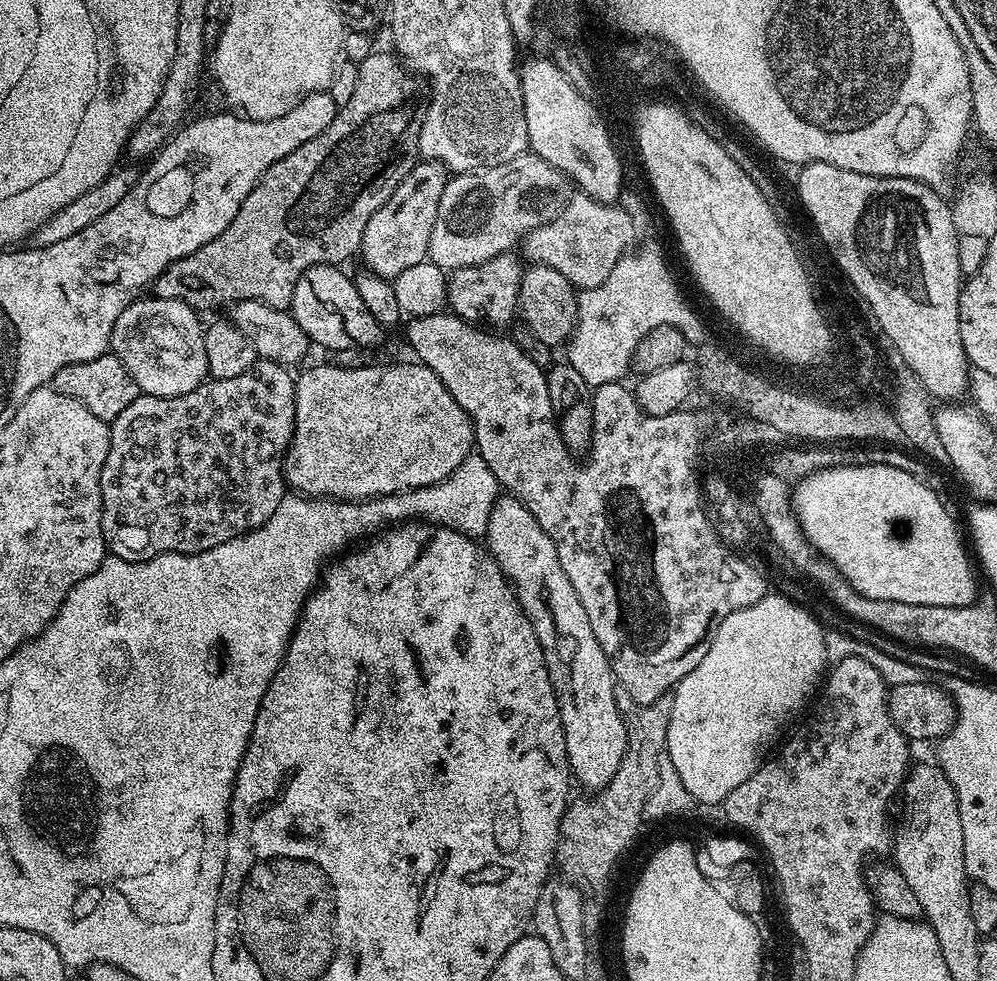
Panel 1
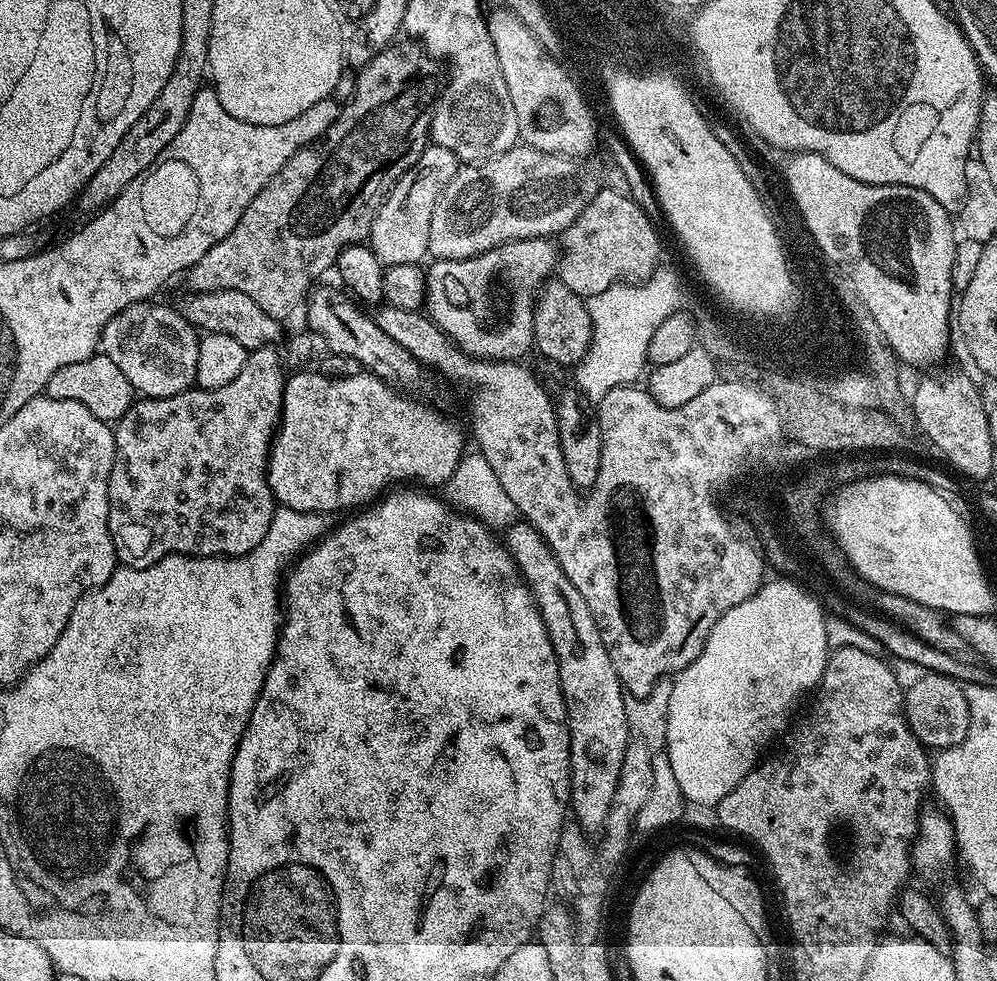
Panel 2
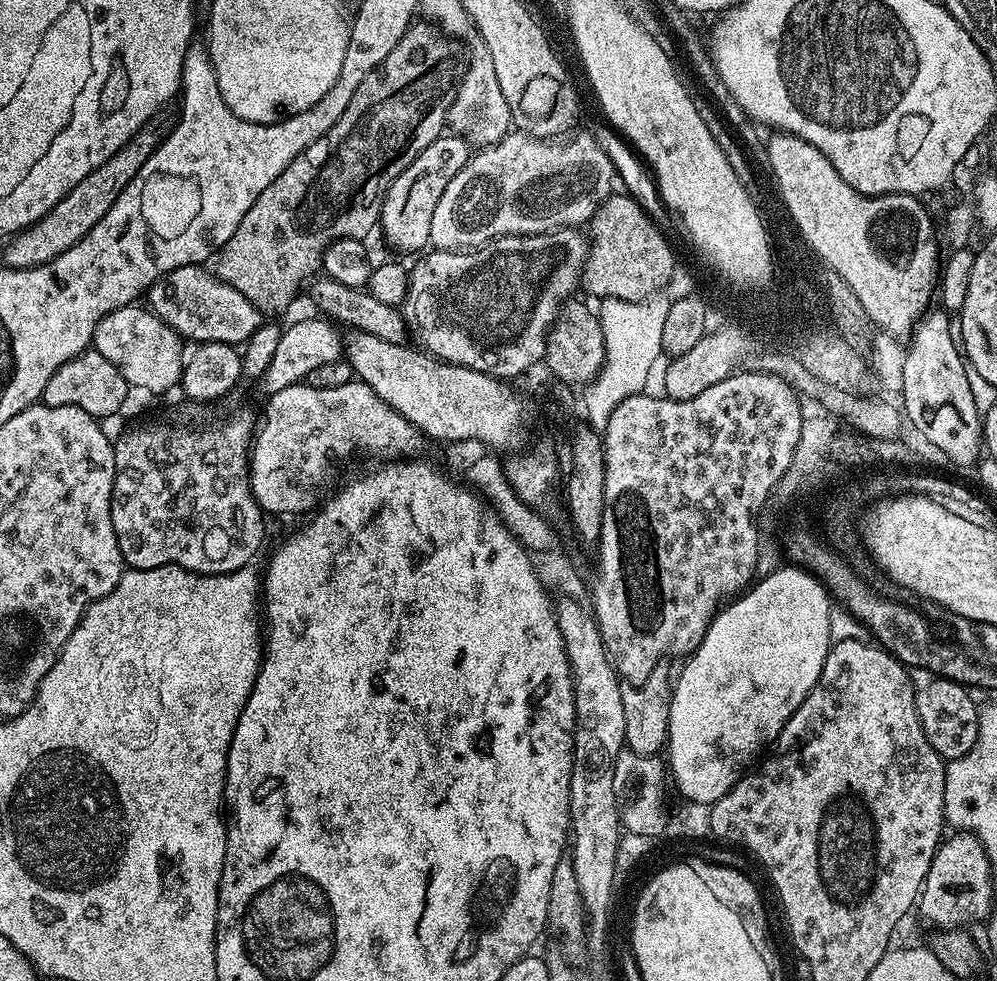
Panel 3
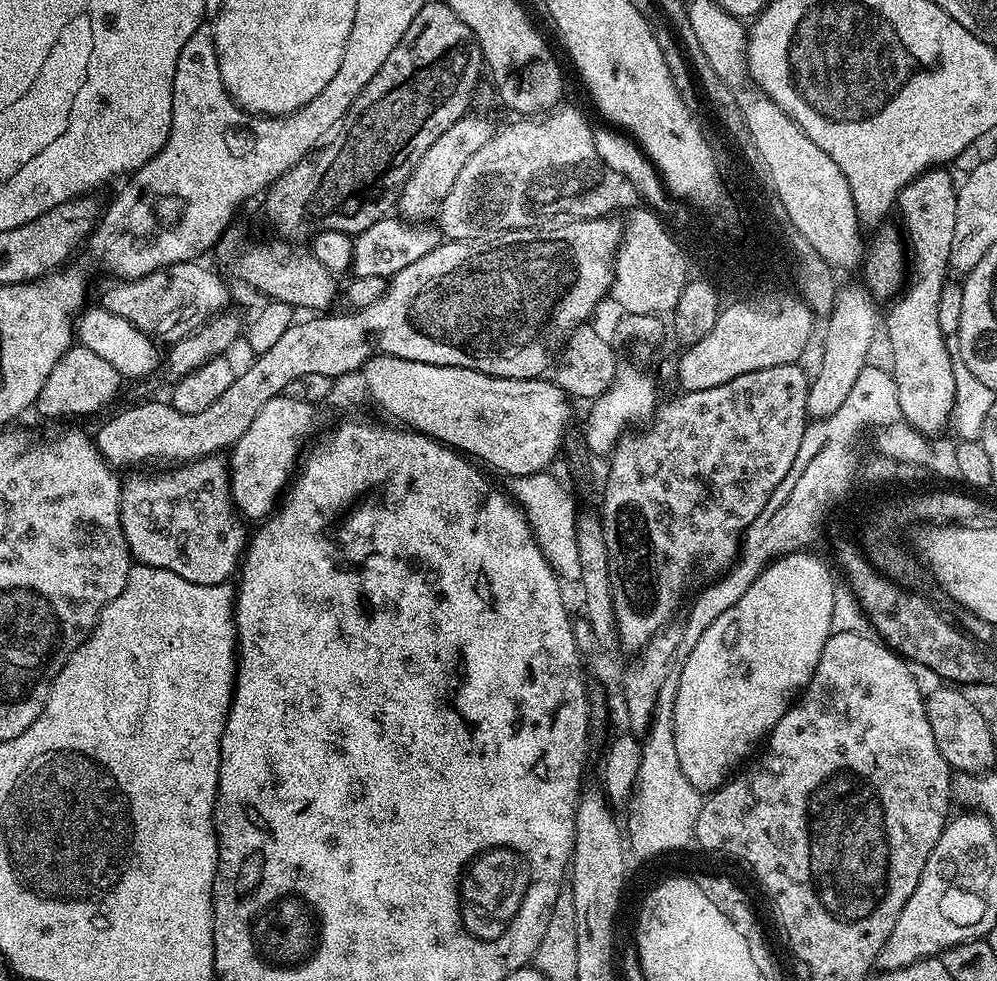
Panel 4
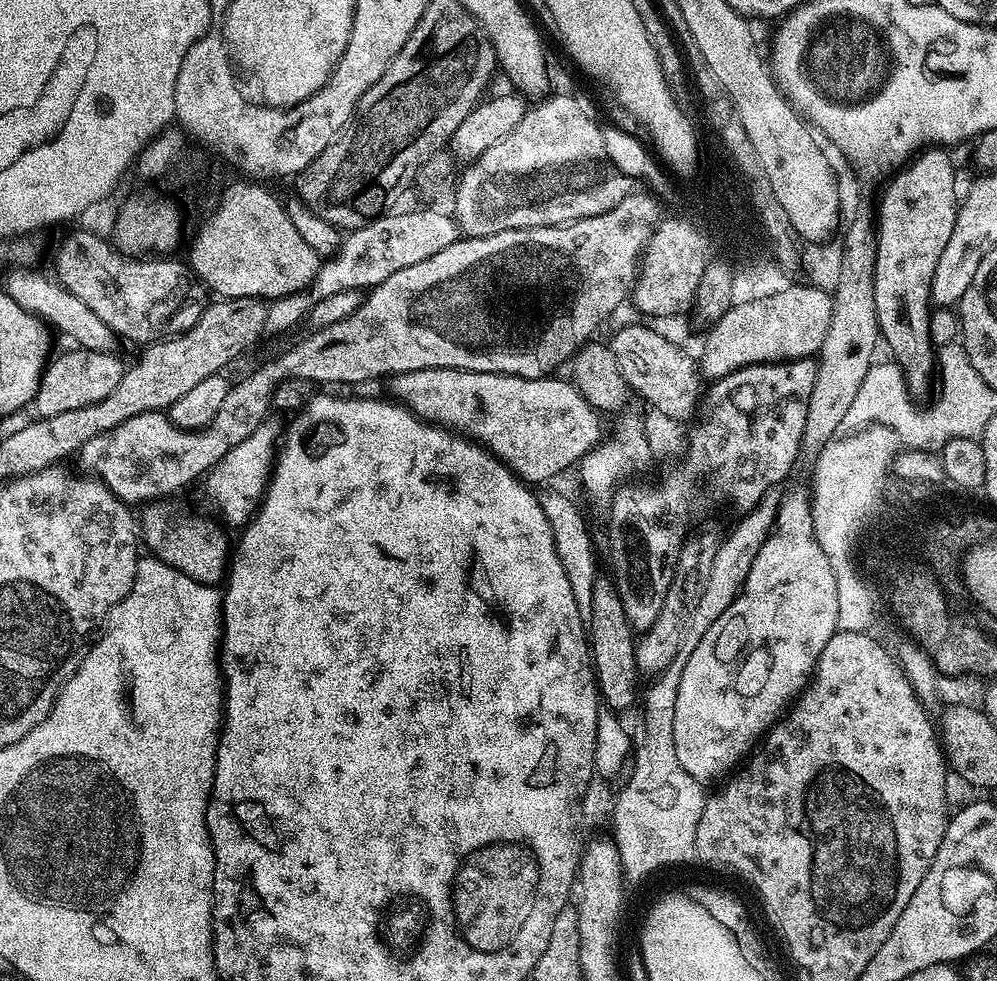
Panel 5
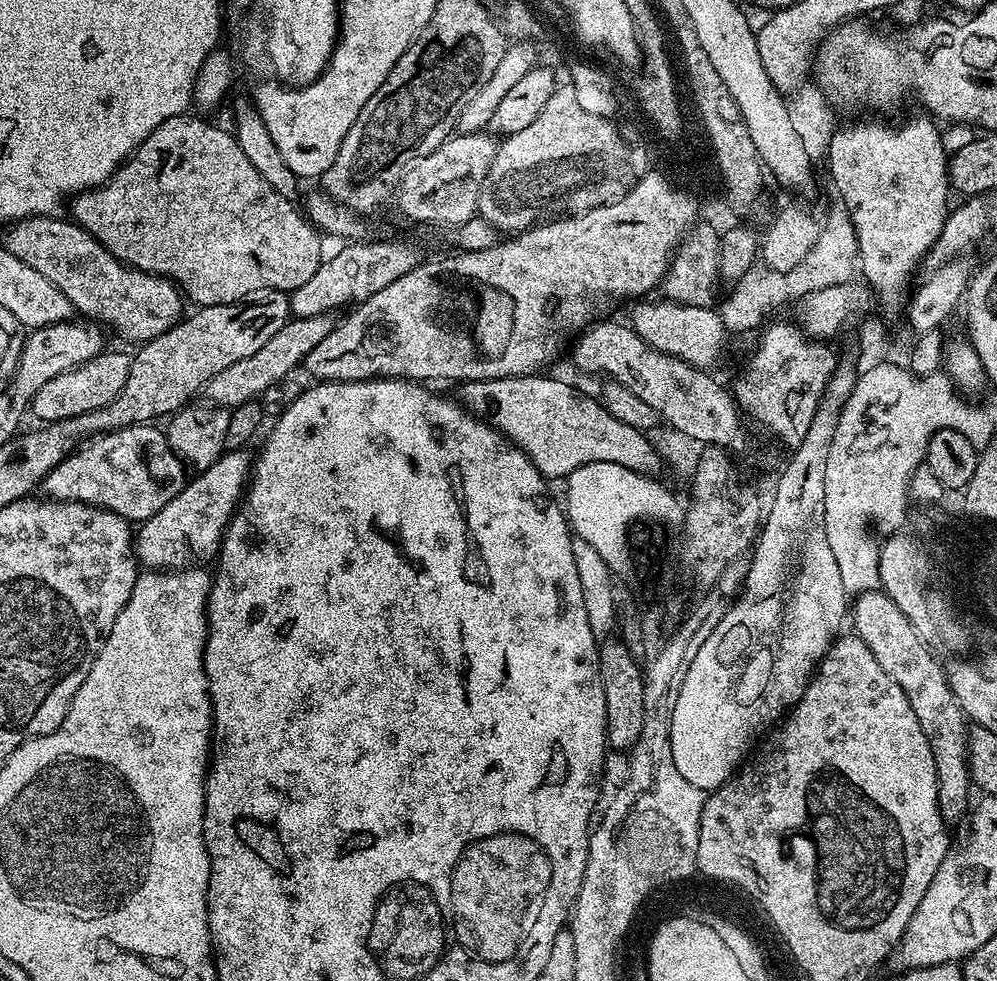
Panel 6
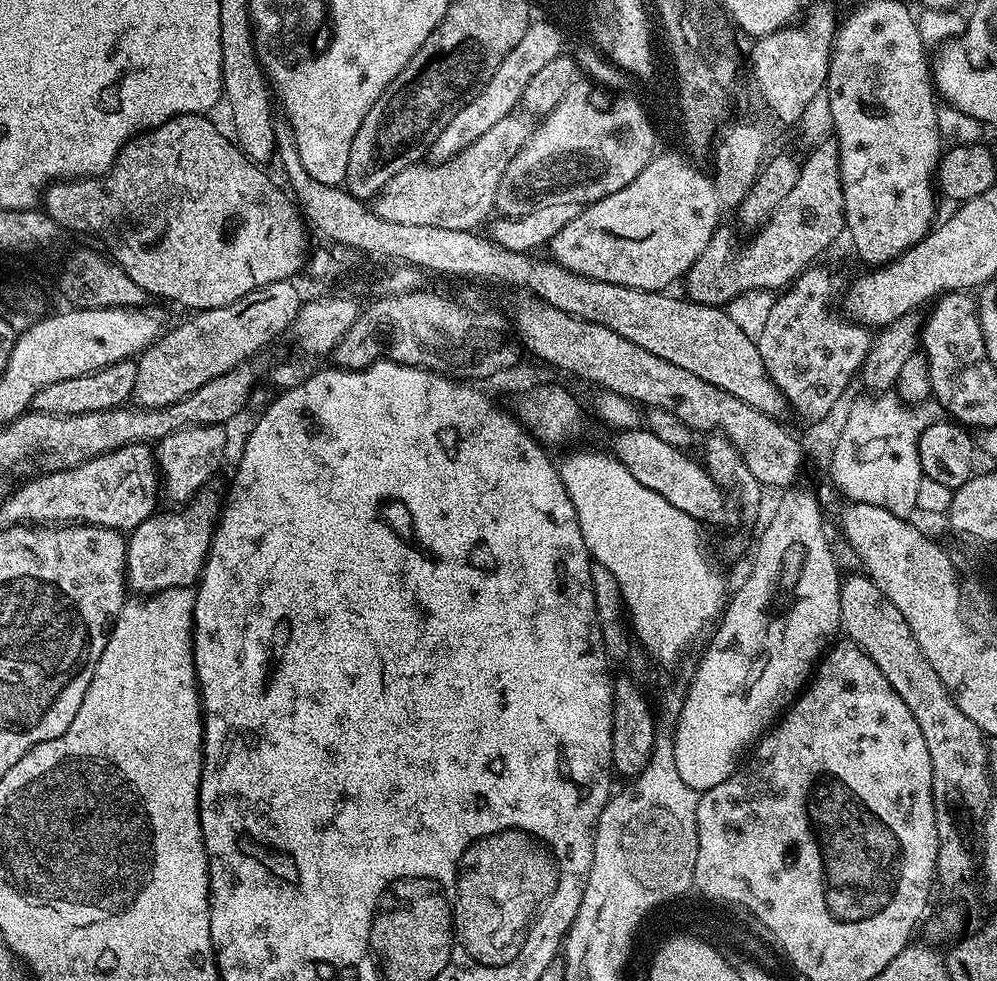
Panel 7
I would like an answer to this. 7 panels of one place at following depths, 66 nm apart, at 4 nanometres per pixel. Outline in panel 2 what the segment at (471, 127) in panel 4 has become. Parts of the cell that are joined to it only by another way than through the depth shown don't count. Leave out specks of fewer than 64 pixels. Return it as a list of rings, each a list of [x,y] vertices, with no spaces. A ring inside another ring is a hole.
[[[429,143],[428,147],[406,174],[390,190],[384,204],[372,223],[370,247],[381,264],[420,264],[428,256],[430,242],[430,218],[434,218],[434,206],[460,171],[461,161],[446,146]]]

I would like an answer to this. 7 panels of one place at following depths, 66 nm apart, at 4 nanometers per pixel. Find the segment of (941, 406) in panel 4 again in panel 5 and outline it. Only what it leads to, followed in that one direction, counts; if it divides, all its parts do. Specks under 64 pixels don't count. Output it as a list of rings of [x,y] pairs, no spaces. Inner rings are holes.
[[[928,146],[915,158],[909,159],[901,171],[884,188],[880,209],[874,215],[876,233],[876,261],[874,262],[874,310],[880,336],[892,351],[891,359],[900,365],[908,391],[913,394],[928,388],[928,375],[934,372],[934,345],[930,338],[931,279],[938,258],[946,249],[946,242],[954,231],[958,194],[956,196],[956,168],[940,146]]]

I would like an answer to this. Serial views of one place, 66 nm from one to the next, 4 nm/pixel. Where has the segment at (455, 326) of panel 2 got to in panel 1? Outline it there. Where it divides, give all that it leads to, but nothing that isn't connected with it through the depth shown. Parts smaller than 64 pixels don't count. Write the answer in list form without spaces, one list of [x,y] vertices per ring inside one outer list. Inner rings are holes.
[[[502,252],[478,266],[455,269],[447,277],[447,303],[451,311],[463,320],[487,326],[492,330],[504,330],[518,316],[522,265],[520,266],[521,257],[517,256],[512,252]]]

